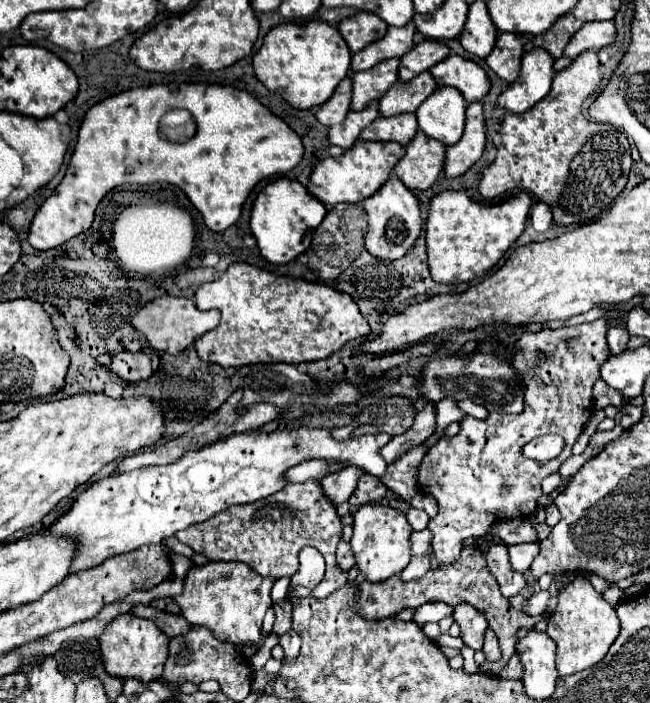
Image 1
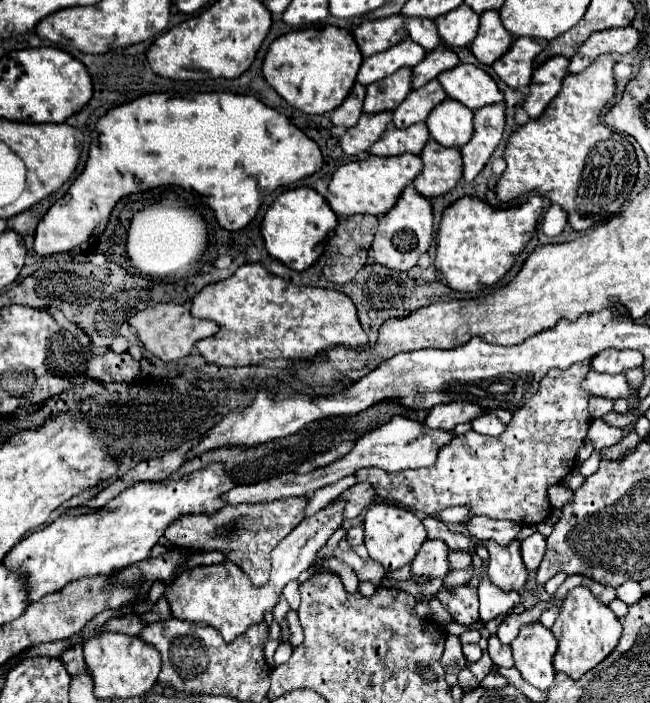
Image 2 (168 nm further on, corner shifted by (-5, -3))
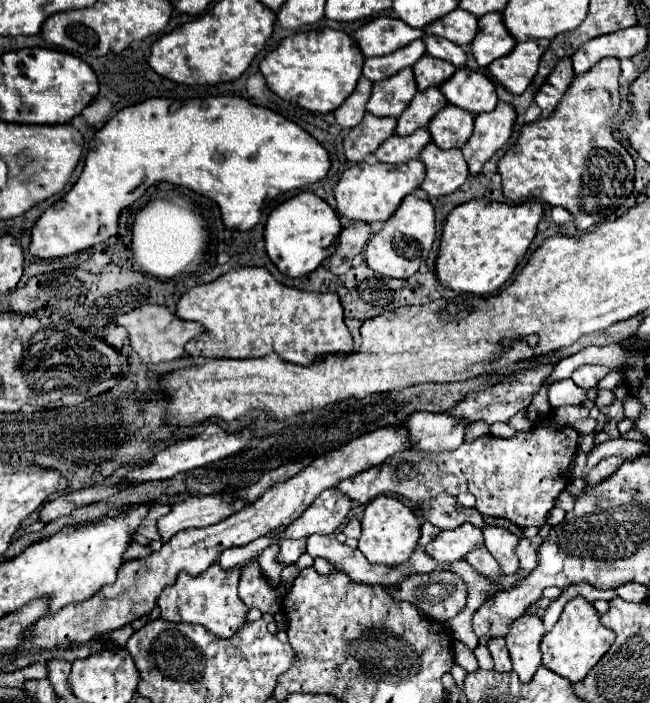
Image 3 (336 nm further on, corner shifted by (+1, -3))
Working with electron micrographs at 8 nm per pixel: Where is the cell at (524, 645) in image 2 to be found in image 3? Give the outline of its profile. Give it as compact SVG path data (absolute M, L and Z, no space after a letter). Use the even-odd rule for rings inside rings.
M524 614L510 624L510 630L506 634L506 644L508 644L514 672L524 684L532 680L532 676L542 664L540 640L544 632L546 632L544 624L538 616Z

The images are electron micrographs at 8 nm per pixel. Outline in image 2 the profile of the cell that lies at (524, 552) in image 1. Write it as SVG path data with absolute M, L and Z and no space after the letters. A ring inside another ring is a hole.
M540 532L522 540L522 558L528 570L536 570L540 566L544 558L544 550L546 550L546 538Z

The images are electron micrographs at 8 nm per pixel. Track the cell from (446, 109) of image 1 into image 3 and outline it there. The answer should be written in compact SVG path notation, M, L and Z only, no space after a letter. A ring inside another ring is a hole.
M448 104L430 120L428 130L432 134L434 144L438 144L438 148L442 150L448 150L462 148L468 142L468 138L472 136L472 124L474 116L470 112Z

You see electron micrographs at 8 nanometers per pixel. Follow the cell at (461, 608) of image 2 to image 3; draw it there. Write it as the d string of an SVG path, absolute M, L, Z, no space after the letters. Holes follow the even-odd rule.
M450 570L408 576L398 586L392 586L390 592L394 598L420 606L430 618L440 622L458 616L468 600L466 582Z

